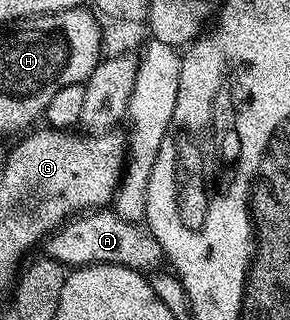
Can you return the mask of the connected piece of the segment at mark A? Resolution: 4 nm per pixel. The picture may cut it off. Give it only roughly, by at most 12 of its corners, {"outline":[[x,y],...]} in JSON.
{"outline":[[115,209],[75,215],[46,239],[66,268],[156,272],[164,249]]}

